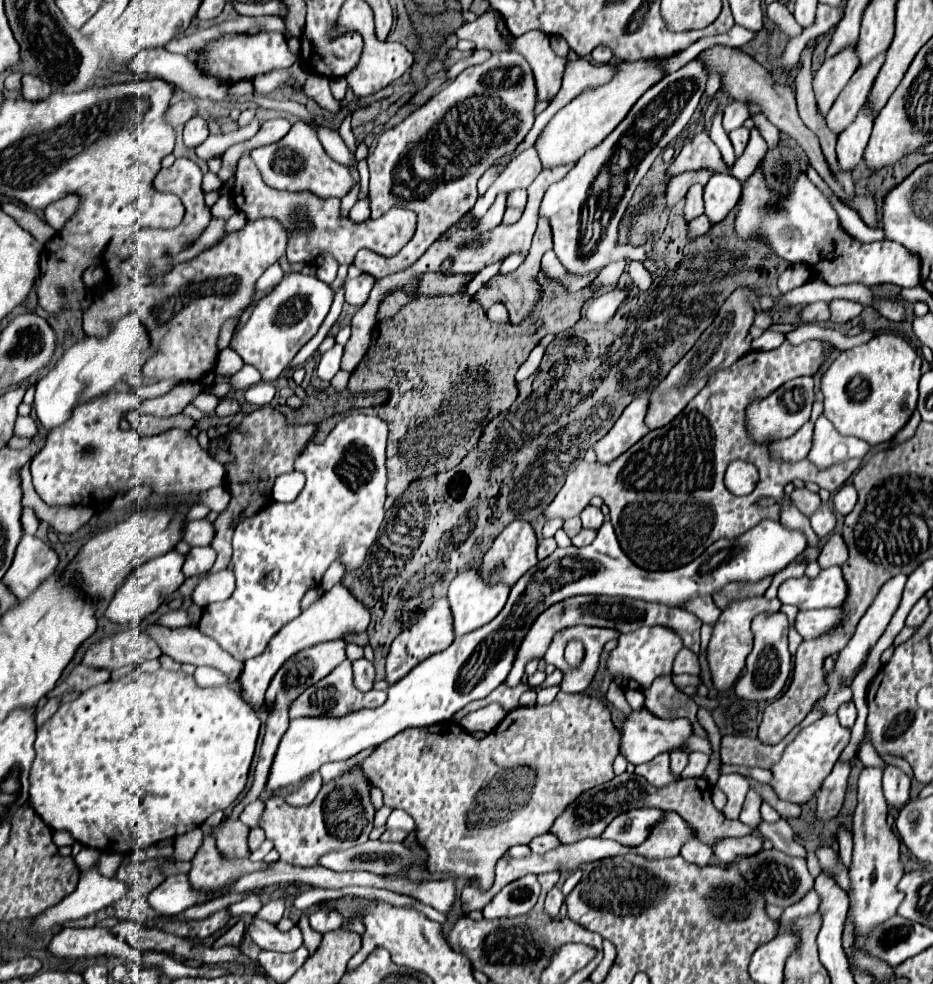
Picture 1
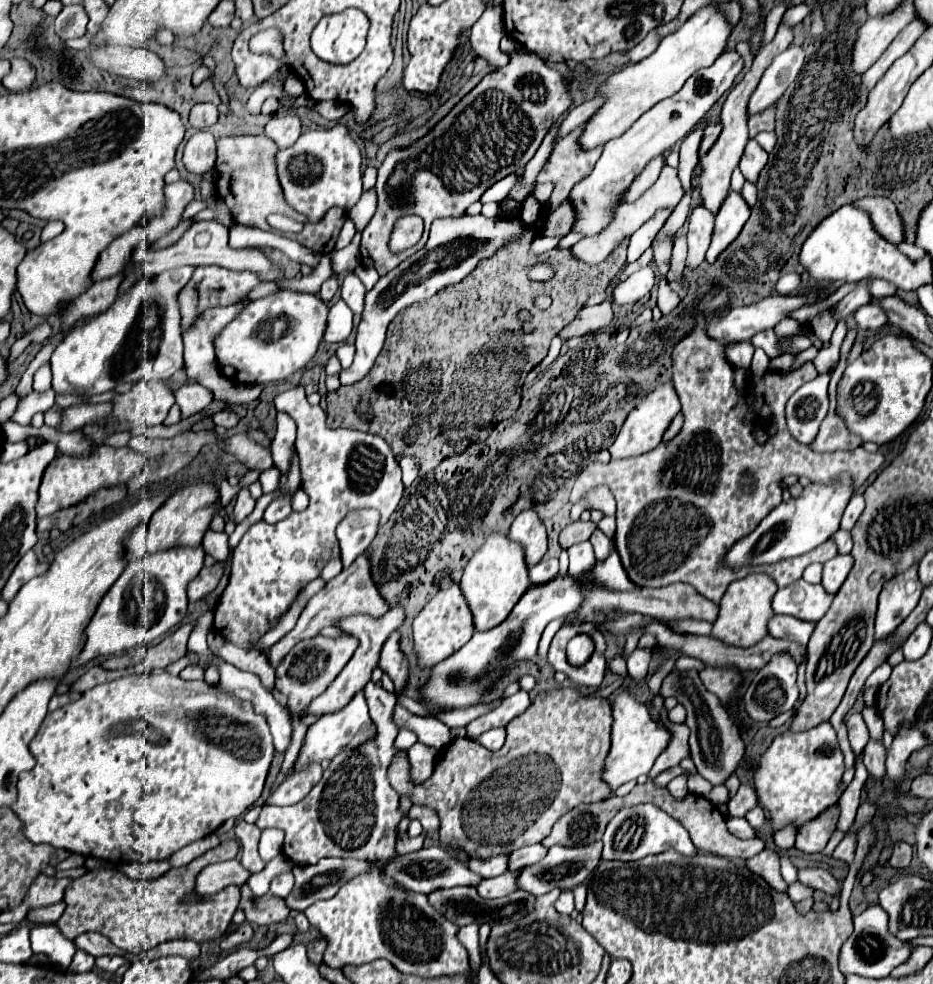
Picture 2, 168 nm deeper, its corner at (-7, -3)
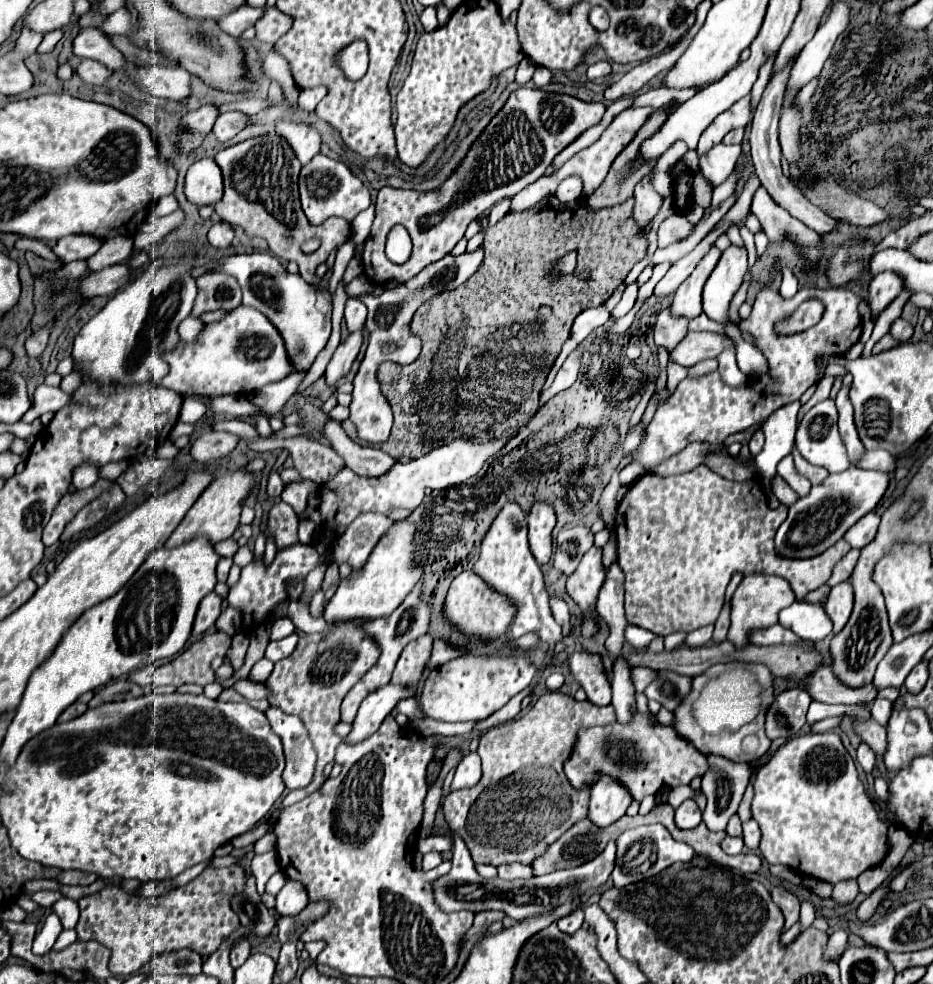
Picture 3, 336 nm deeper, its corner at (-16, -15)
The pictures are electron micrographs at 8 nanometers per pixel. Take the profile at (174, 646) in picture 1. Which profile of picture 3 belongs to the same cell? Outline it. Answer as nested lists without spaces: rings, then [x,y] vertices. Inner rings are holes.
[[[274,707],[268,709],[266,717],[270,721],[272,731],[284,743],[286,789],[294,791],[308,787],[316,767],[316,751],[312,747],[312,741],[308,739],[308,731],[304,731],[304,723],[294,715],[286,715]]]

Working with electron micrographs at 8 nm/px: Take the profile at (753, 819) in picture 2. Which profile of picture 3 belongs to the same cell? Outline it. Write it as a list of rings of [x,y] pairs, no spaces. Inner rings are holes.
[[[750,819],[750,821],[742,823],[742,827],[744,827],[744,845],[746,845],[746,849],[756,851],[758,843],[760,843],[760,827],[758,827],[758,823],[754,819]]]

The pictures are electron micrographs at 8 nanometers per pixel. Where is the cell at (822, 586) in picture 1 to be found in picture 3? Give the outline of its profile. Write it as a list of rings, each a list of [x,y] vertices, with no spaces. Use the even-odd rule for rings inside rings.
[[[794,601],[790,607],[780,611],[778,623],[804,641],[822,641],[832,633],[832,621],[828,619],[822,605]]]

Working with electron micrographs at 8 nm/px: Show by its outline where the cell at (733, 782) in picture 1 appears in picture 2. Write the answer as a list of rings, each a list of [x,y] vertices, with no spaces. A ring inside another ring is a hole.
[[[717,785],[717,787],[711,789],[711,793],[707,795],[707,799],[709,799],[711,803],[723,803],[723,801],[729,799],[729,789],[727,789],[725,785]]]

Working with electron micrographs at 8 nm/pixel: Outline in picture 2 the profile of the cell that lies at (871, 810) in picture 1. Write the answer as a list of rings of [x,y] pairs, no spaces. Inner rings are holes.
[[[869,741],[869,745],[865,747],[865,767],[869,771],[871,777],[875,777],[877,781],[883,781],[887,769],[885,769],[885,747],[883,743],[875,743],[875,741]]]

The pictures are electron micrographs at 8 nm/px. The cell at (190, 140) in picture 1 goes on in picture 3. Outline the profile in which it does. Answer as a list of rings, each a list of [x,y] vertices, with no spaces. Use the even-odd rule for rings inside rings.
[[[198,159],[186,173],[184,195],[192,205],[214,205],[222,199],[222,173],[214,159]]]

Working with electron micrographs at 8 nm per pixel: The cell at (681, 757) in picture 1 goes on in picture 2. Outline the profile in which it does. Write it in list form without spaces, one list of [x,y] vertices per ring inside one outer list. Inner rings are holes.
[[[679,775],[679,777],[671,779],[671,783],[667,785],[667,789],[671,791],[671,795],[675,799],[683,799],[687,795],[687,777],[685,775]]]

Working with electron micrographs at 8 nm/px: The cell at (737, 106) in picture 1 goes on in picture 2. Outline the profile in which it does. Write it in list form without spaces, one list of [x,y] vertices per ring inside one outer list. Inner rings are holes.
[[[787,47],[773,59],[773,63],[763,73],[757,89],[751,93],[751,99],[747,103],[749,117],[765,111],[783,95],[783,91],[795,81],[797,73],[801,71],[803,57],[805,53],[801,47]]]

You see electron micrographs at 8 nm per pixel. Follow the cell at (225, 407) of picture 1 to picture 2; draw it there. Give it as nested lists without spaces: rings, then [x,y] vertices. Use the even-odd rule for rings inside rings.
[[[219,411],[219,413],[213,415],[213,421],[215,421],[215,425],[221,425],[221,427],[225,427],[225,429],[231,429],[231,427],[237,425],[239,417],[237,417],[237,413],[233,413],[233,411]]]

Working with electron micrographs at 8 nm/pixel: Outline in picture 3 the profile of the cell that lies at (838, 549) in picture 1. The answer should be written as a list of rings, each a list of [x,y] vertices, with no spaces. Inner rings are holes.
[[[844,581],[844,583],[838,583],[836,587],[832,587],[824,609],[834,623],[834,633],[840,633],[842,627],[846,625],[846,621],[852,613],[852,603],[854,603],[854,595],[852,595],[850,581]]]

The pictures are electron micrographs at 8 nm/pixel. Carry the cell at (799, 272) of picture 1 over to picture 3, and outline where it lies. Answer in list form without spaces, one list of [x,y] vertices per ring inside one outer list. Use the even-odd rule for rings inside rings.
[[[782,267],[782,285],[780,285],[780,293],[784,297],[792,297],[798,291],[798,279],[794,275],[792,269]]]

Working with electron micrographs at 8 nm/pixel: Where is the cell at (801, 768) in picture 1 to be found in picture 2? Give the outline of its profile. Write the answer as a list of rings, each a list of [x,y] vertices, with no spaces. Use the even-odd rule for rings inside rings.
[[[829,721],[803,731],[803,733],[791,733],[785,731],[779,737],[775,737],[775,741],[771,743],[771,747],[767,749],[767,753],[763,753],[763,757],[757,763],[755,769],[755,789],[757,789],[757,797],[759,797],[759,805],[763,805],[773,819],[773,829],[779,831],[781,827],[785,827],[787,823],[795,821],[797,825],[817,817],[823,809],[827,809],[829,805],[839,801],[841,795],[841,775],[843,775],[845,767],[843,767],[843,753],[837,747],[837,733],[833,729],[833,725]]]

